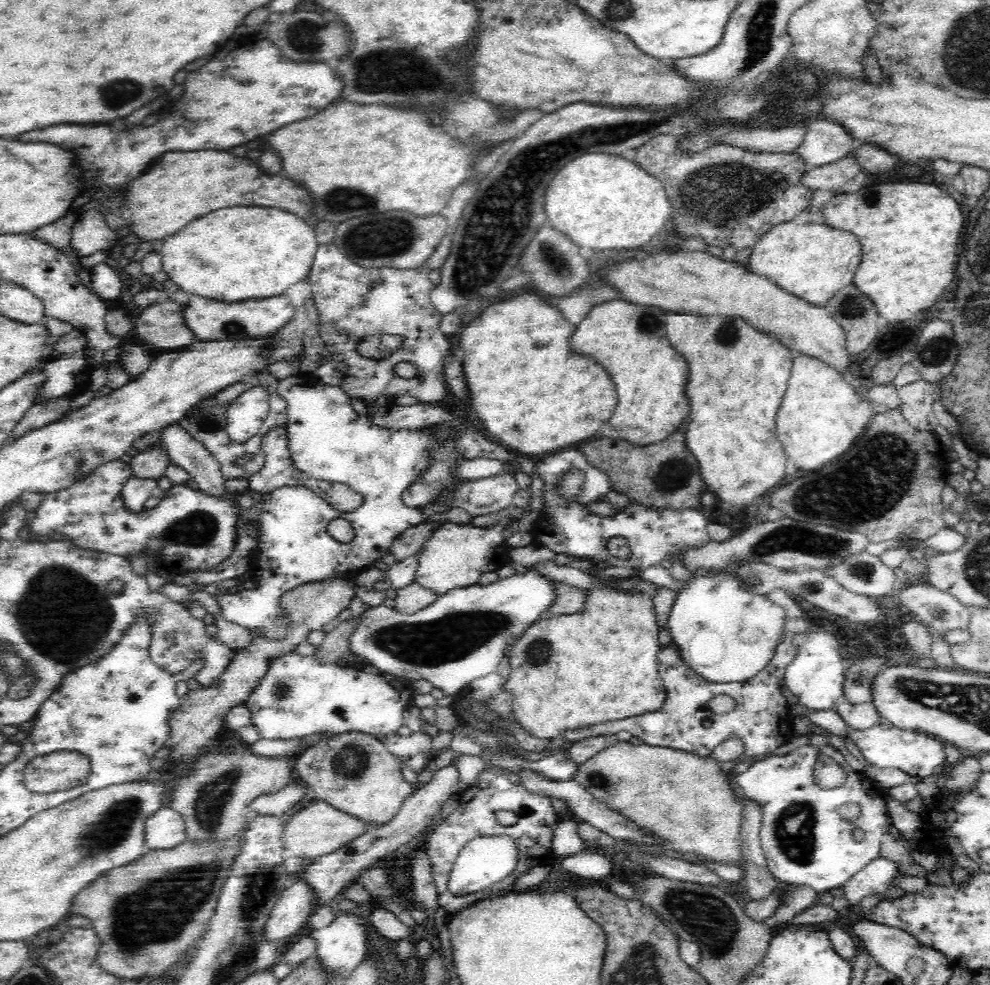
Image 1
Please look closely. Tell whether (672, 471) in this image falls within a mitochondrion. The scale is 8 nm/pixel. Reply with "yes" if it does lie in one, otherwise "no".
yes

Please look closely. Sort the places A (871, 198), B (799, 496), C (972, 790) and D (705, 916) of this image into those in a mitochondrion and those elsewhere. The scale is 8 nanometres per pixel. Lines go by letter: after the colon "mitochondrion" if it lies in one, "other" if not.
A: mitochondrion
B: other
C: other
D: mitochondrion

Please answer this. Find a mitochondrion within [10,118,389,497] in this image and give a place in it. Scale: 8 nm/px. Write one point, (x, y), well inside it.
(335, 203)

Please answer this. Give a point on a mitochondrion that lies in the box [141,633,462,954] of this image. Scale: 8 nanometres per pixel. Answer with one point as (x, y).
(211, 802)

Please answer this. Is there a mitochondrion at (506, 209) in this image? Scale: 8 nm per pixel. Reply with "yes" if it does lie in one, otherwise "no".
yes

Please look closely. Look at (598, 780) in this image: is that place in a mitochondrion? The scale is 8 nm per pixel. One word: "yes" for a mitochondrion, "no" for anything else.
yes

